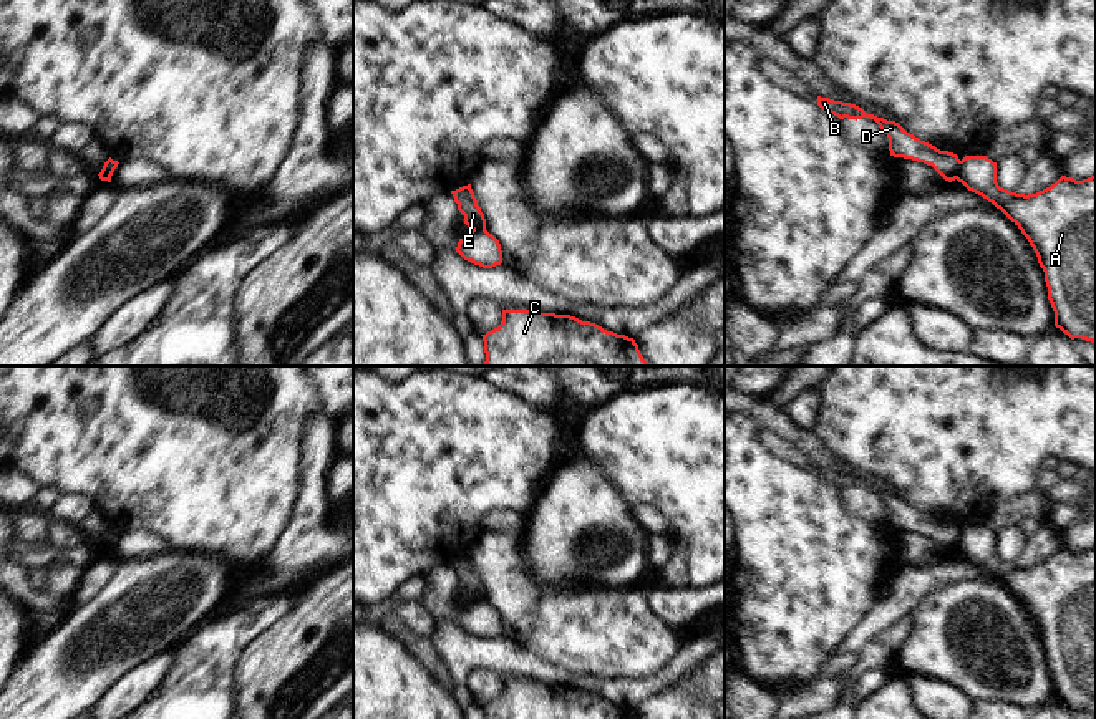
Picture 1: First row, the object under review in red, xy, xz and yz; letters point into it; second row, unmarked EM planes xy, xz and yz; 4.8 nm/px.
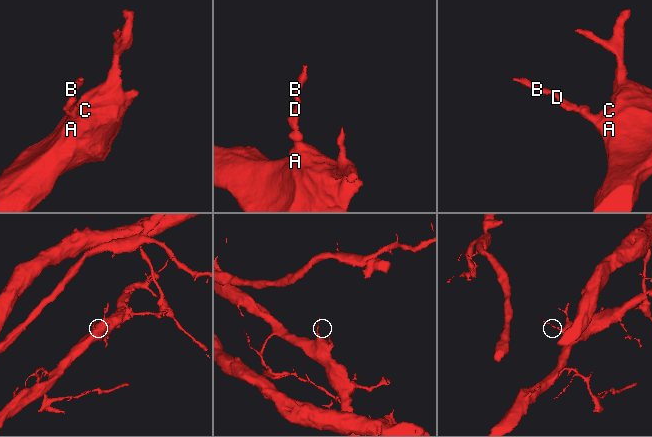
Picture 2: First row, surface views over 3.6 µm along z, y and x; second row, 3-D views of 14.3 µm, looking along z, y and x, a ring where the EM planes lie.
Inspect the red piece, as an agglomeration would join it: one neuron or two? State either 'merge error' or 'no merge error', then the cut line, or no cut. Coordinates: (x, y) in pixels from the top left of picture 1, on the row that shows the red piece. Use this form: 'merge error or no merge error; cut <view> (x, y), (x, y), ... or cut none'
merge error; cut yz (962, 161), (955, 178)

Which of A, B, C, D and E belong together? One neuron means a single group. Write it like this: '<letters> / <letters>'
A C / B D E

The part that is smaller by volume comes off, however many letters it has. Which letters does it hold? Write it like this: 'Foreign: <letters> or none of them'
Foreign: B, D, E

